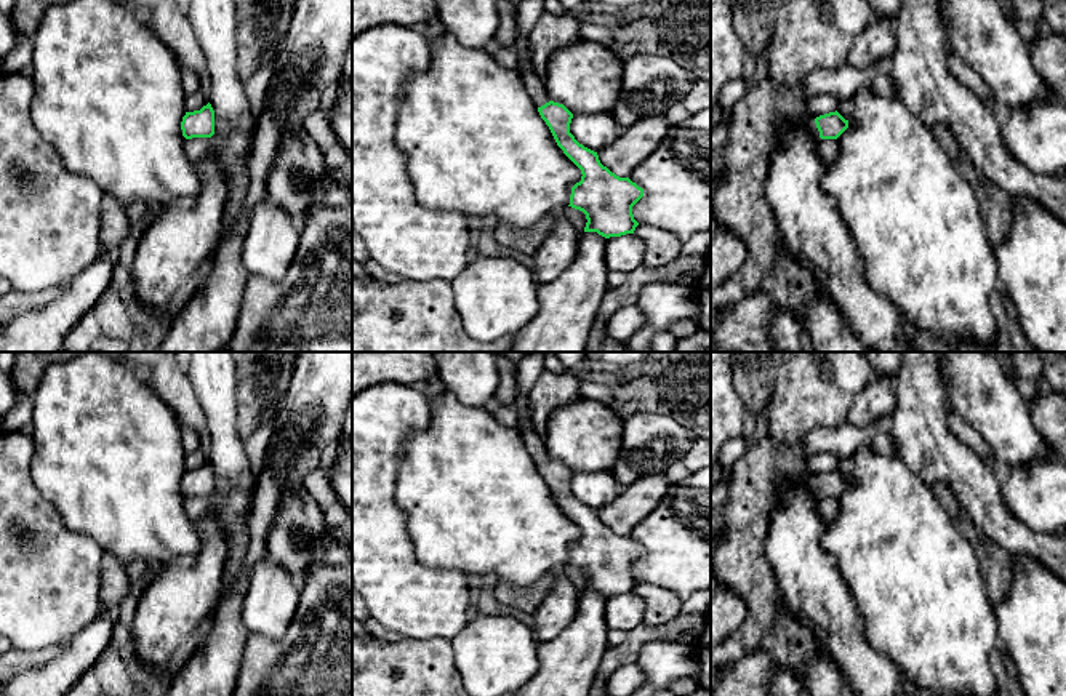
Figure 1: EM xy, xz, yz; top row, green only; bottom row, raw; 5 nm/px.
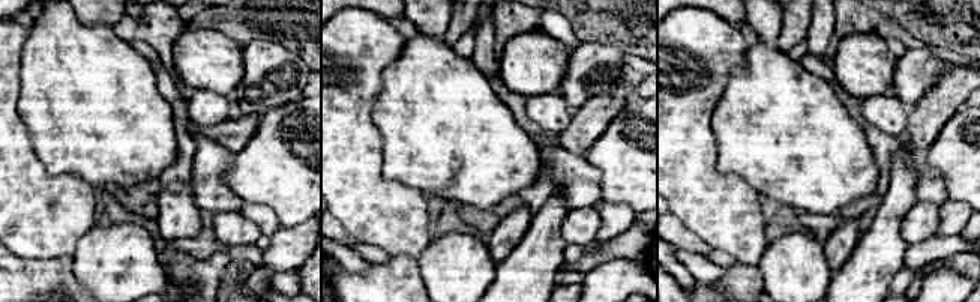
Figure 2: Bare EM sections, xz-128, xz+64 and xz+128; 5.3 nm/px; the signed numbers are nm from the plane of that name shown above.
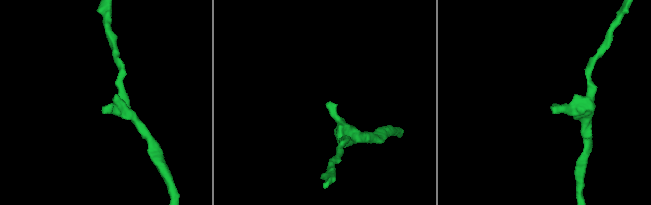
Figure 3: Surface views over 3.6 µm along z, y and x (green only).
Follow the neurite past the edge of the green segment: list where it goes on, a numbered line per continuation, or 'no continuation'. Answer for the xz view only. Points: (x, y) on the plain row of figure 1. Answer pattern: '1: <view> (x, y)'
1: xz (535, 444)

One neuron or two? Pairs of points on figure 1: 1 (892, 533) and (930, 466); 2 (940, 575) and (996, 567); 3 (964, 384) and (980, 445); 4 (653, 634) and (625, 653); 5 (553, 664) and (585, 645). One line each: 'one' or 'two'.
1: two
2: two
3: two
4: one
5: one

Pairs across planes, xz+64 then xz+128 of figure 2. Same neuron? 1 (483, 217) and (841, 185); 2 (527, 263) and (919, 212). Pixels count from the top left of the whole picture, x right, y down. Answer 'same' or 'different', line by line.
1: different
2: different

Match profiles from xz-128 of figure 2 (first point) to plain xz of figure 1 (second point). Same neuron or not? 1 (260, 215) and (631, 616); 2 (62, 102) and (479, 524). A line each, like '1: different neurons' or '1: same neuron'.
1: different neurons
2: same neuron

